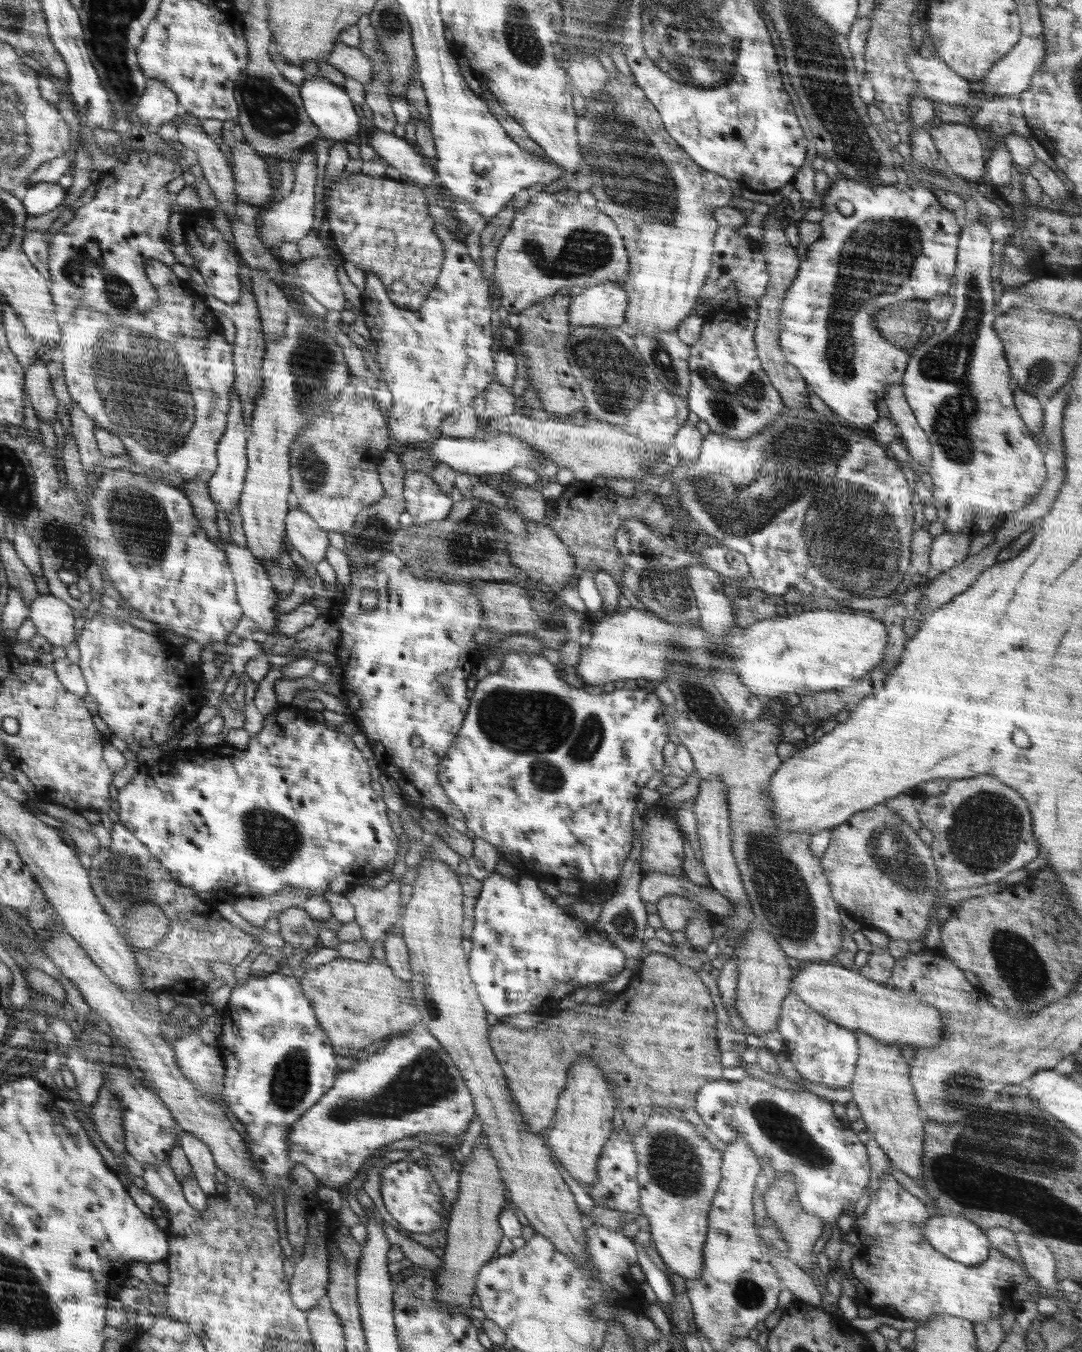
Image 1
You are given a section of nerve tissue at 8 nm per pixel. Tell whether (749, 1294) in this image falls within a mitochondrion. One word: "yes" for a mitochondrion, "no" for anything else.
yes

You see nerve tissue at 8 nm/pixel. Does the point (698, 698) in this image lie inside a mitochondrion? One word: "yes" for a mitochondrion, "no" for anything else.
yes

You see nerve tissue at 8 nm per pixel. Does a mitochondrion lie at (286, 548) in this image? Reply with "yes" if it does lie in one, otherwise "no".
no

